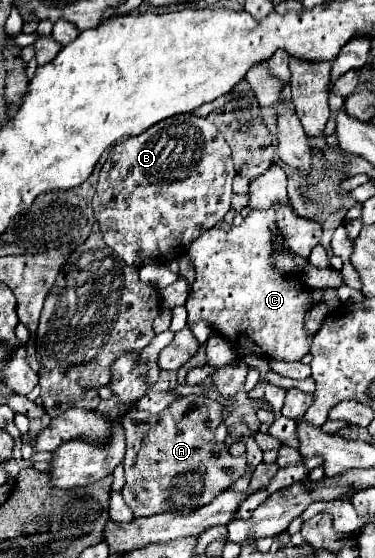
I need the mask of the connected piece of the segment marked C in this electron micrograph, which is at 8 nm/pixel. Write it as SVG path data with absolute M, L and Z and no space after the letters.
M274 204L274 208L268 208L268 210L254 210L236 228L230 224L230 216L228 216L228 218L224 218L224 222L230 226L228 230L222 228L220 224L216 224L188 248L188 258L194 268L196 280L192 284L188 300L184 304L188 310L186 326L192 328L198 322L206 322L216 334L220 334L224 340L228 340L234 346L236 356L240 356L240 352L242 352L244 356L254 354L268 362L272 362L272 360L294 362L294 360L302 360L302 356L310 352L314 334L310 334L304 328L304 318L312 310L312 290L300 282L294 282L292 272L286 272L286 270L280 270L274 266L272 234L276 230L274 216L276 216L278 208L280 208L280 204Z

